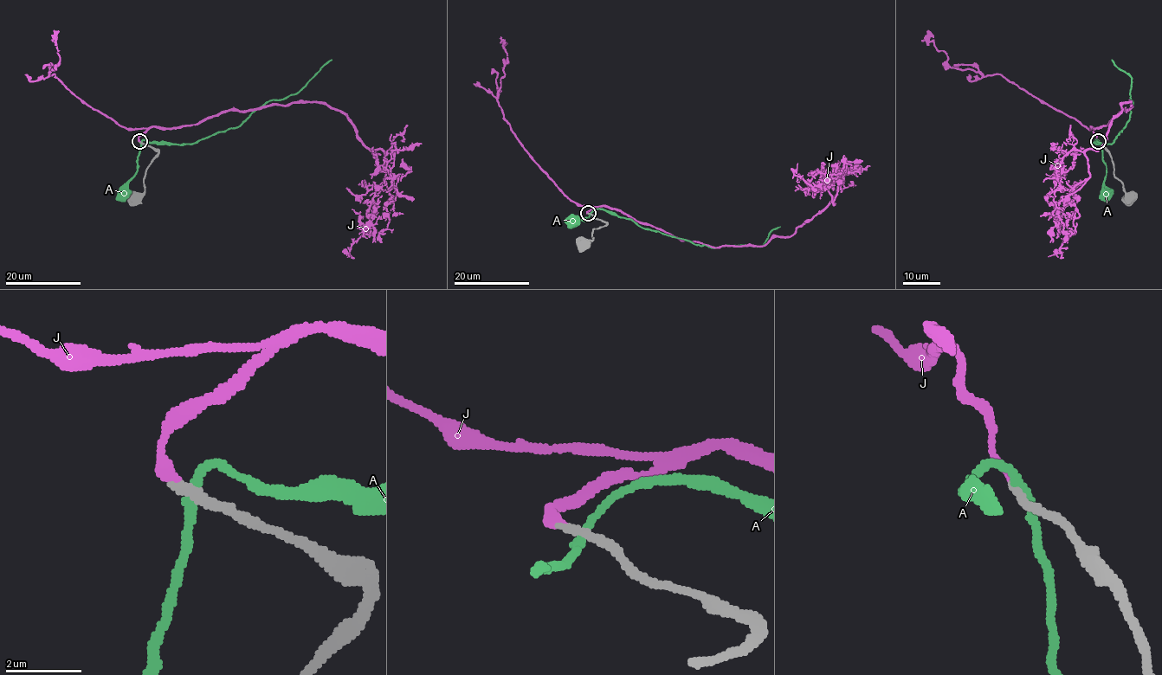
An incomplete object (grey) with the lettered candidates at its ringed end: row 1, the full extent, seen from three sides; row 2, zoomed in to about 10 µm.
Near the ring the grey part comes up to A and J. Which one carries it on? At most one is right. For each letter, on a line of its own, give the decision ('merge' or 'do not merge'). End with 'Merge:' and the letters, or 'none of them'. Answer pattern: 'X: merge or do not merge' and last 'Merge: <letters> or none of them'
A: do not merge
J: merge
Merge: J

